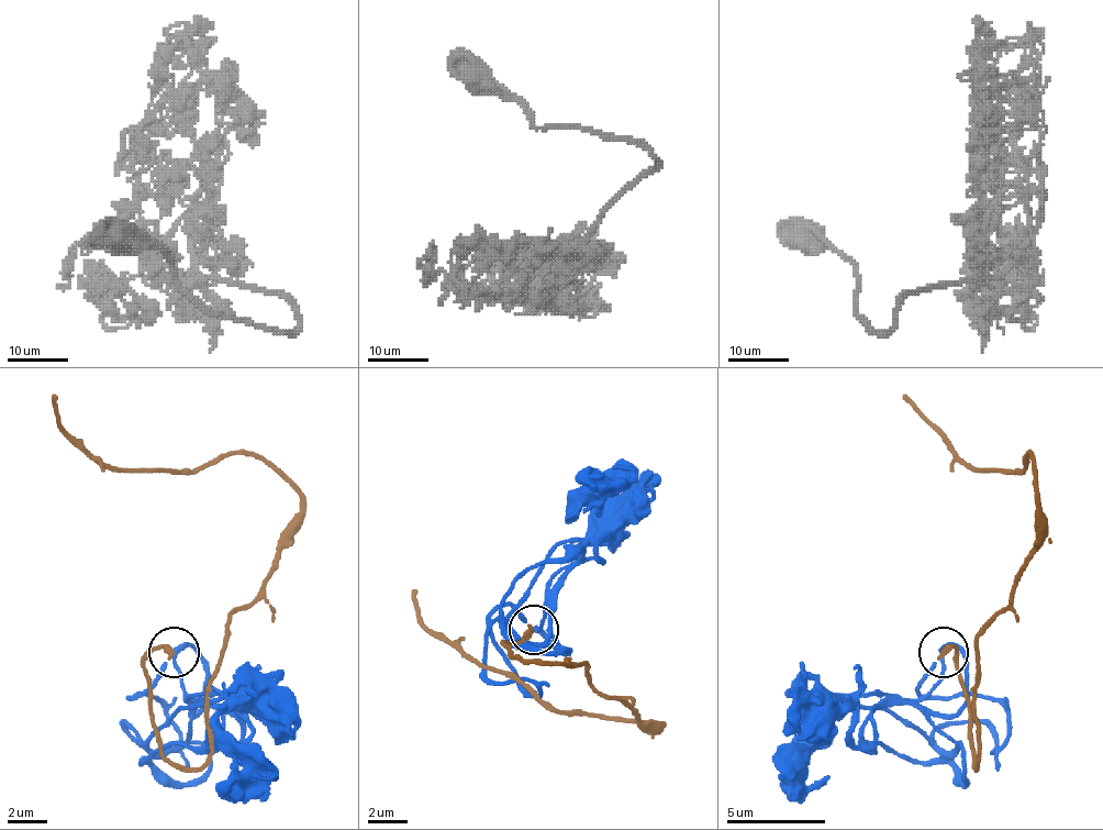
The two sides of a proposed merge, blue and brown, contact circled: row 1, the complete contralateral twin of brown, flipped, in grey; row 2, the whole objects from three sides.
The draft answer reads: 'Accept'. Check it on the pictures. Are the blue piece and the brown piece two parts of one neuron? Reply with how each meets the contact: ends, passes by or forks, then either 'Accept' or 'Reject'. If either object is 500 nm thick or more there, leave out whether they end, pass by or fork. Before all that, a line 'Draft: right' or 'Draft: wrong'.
Draft: right
At the ring blue forks. At the ring brown ends. Accept

